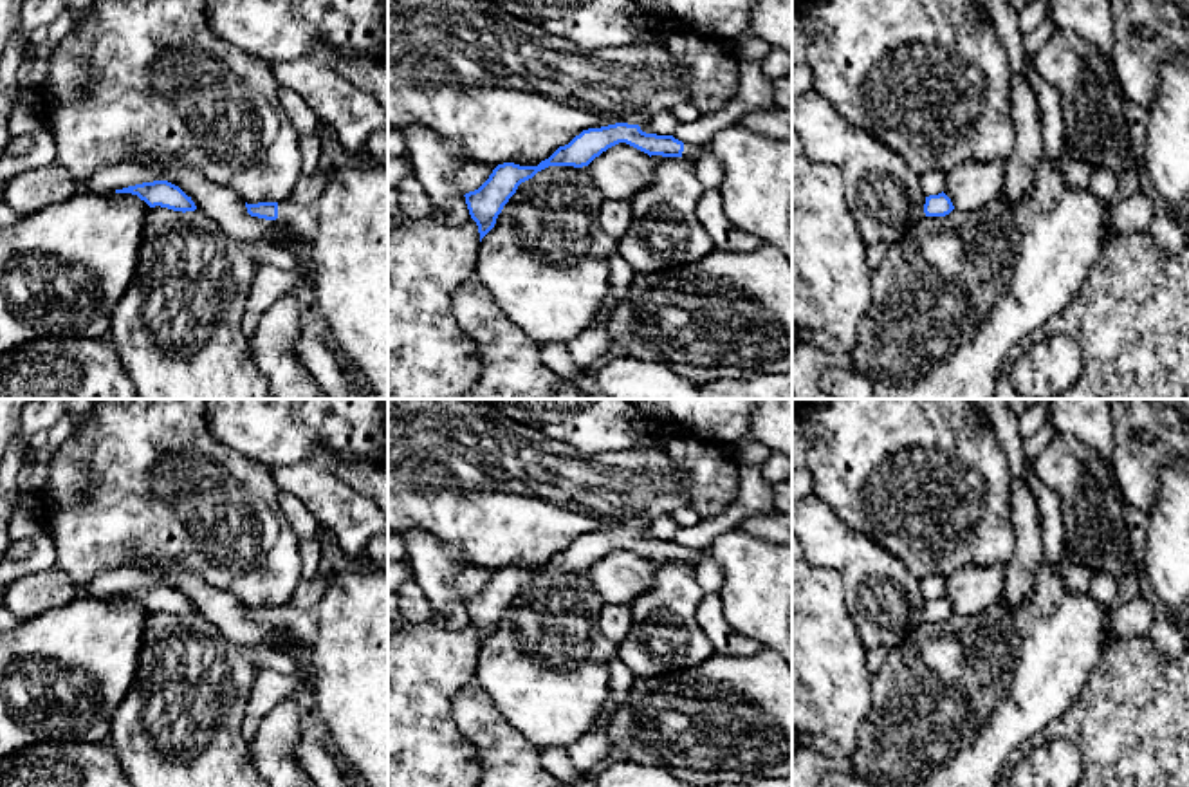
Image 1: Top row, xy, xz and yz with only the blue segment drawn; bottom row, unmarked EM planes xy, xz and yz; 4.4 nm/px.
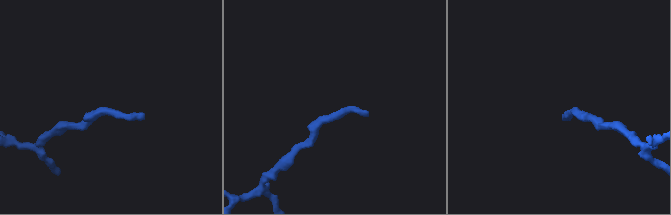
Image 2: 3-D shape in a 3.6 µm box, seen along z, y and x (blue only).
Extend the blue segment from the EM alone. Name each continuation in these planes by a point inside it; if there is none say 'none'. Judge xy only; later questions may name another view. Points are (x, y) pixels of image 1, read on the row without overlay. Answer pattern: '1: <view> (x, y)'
1: xy (347, 630)

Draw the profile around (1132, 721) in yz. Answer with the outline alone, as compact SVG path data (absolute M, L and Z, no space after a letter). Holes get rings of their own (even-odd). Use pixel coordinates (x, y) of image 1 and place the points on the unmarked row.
M1149 635L1120 639L1108 644L1077 702L1063 717L1050 722L1036 738L1036 742L1045 740L1072 740L1081 749L1083 774L1075 787L1189 787L1189 641L1185 652L1173 661L1164 659L1155 650Z

